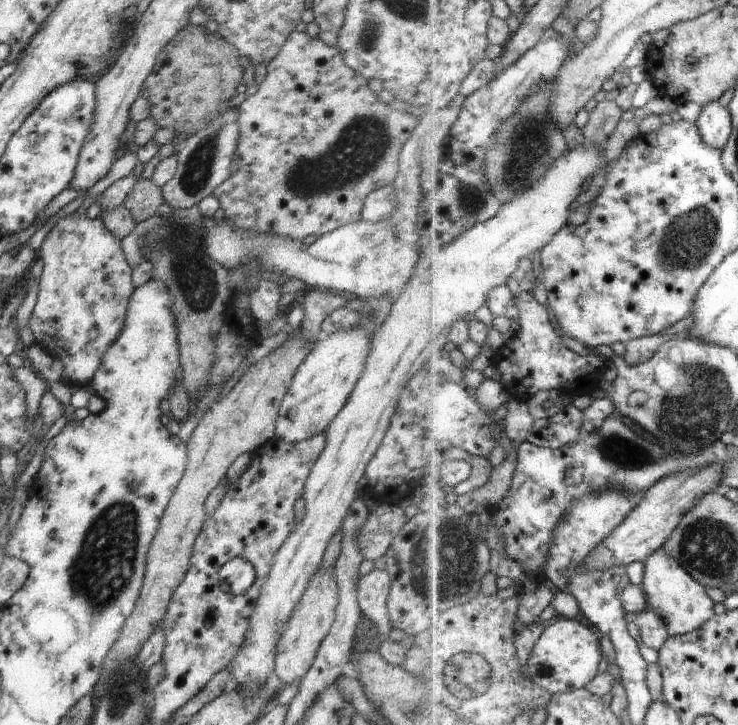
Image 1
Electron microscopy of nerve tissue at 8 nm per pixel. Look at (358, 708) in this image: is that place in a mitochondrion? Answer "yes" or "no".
no

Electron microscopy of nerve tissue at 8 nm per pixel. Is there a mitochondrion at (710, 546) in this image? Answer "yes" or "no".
yes

